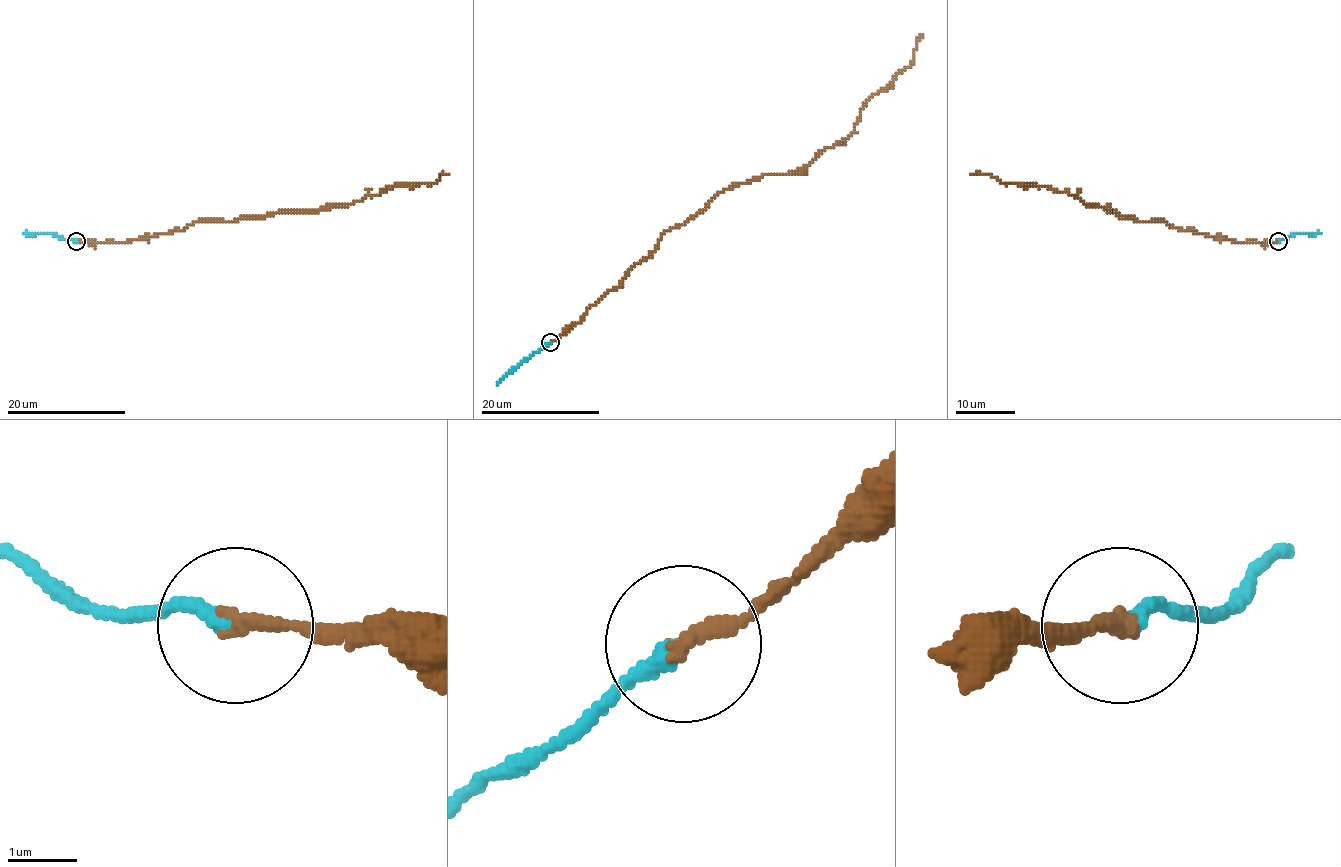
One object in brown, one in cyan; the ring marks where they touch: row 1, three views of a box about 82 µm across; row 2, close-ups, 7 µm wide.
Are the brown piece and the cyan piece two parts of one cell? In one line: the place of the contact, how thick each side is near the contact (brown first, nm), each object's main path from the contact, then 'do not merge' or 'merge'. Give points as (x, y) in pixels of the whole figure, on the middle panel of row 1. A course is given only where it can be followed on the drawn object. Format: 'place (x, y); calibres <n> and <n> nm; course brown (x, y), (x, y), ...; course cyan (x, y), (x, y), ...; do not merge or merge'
place (550, 342); calibres 240 and 240 nm; course brown (550, 343), (719, 192), (801, 170), (846, 139), (923, 35); course cyan (550, 343), (514, 366), (498, 384); merge

